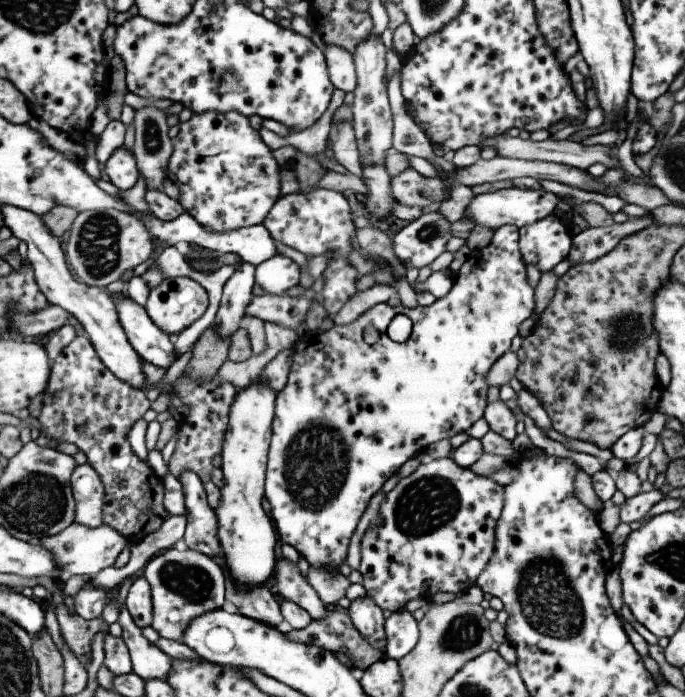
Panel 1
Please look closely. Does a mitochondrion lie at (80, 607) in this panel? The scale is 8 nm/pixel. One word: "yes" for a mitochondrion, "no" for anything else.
no

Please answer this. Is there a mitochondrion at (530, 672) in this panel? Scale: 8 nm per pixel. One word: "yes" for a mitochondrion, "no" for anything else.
no

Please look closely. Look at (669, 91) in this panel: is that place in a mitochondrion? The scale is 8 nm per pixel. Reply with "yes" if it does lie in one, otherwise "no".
no

